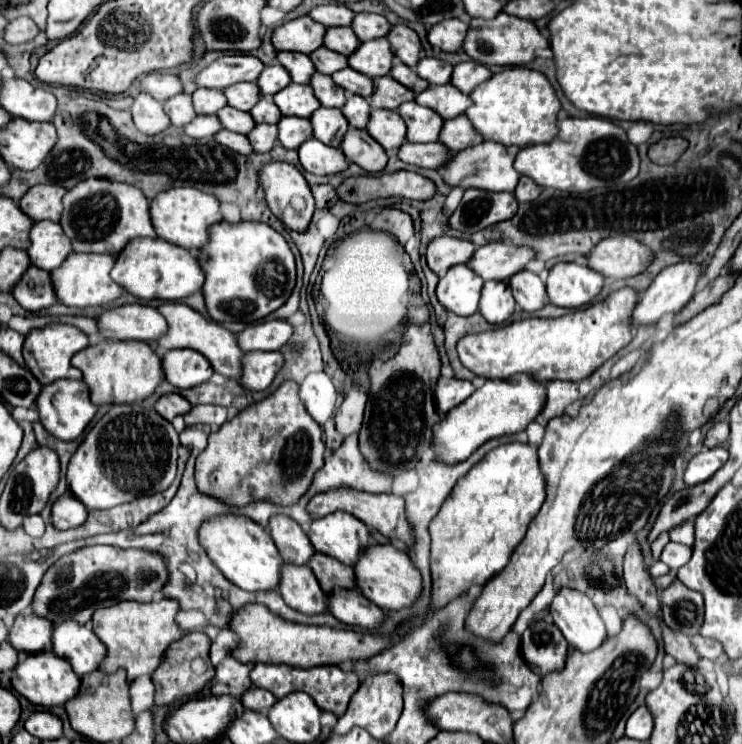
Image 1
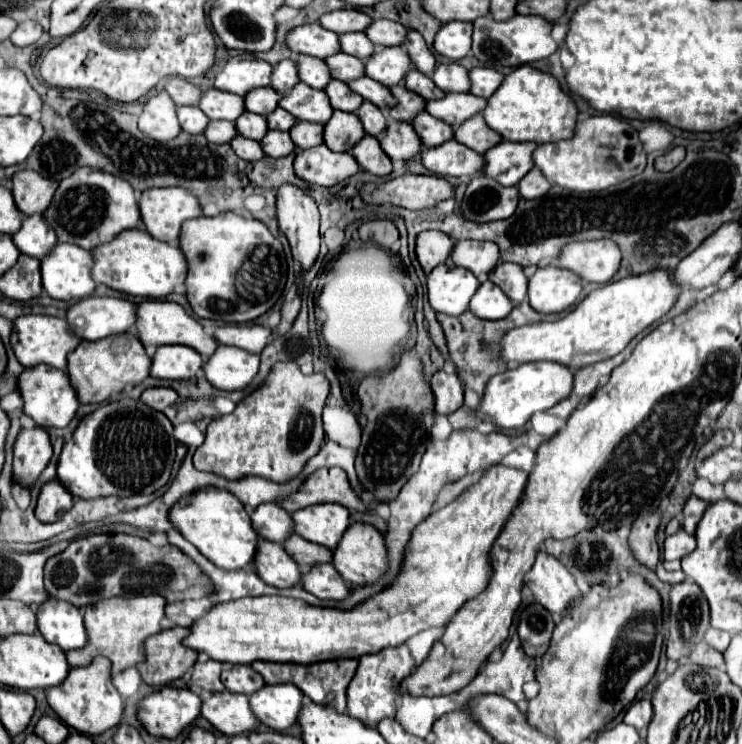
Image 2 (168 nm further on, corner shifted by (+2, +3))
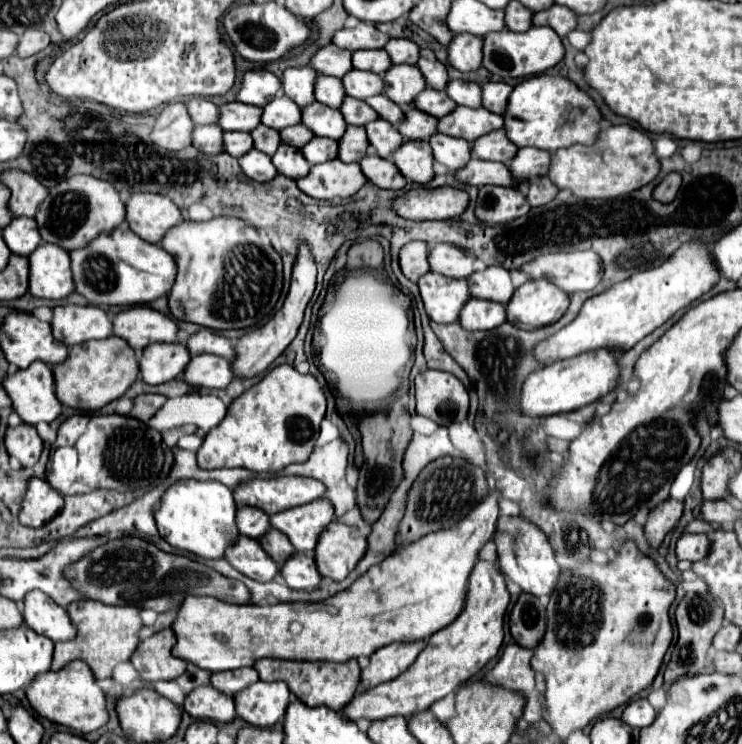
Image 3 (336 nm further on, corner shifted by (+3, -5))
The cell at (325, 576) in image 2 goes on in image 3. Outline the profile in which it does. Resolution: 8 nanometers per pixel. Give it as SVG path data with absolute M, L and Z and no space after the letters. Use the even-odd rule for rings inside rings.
M296 551L286 565L282 565L280 577L292 589L316 589L320 585L320 573L314 563L314 553Z

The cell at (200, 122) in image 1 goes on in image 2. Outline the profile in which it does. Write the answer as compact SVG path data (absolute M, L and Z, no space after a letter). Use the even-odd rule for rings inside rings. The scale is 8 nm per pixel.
M209 121L209 125L203 131L205 139L211 143L229 143L229 139L233 139L235 133L237 133L235 123L227 121Z

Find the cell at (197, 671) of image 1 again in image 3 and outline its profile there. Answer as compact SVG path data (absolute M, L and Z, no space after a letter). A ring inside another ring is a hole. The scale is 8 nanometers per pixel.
M162 629L136 647L132 663L144 681L172 681L186 671L186 663L170 653L174 643L174 631Z

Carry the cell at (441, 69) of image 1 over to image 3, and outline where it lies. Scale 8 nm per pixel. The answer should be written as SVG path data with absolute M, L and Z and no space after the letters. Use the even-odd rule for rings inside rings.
M452 79L446 87L446 93L458 105L464 105L464 107L480 107L482 105L482 95L480 95L480 85L478 83Z

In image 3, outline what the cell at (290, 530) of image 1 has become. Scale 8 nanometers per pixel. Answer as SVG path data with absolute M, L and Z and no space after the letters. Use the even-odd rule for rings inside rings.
M242 507L236 513L238 531L246 537L260 539L270 529L270 519L264 511L258 511L258 507Z

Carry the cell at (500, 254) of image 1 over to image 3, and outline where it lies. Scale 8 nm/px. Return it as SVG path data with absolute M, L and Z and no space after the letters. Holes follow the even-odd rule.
M434 245L428 251L428 263L430 271L452 277L452 279L466 279L474 273L474 255L470 251L464 251L456 245Z

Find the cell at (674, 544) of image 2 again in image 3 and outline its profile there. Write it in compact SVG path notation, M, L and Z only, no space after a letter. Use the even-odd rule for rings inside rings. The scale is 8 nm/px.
M684 533L676 545L678 559L698 561L710 551L710 537L704 533Z

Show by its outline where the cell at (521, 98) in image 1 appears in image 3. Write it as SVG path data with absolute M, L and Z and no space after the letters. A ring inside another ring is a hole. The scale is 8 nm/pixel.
M534 75L514 87L504 113L504 121L508 139L516 147L556 151L562 147L570 147L572 143L580 145L596 143L602 113L596 107L594 99L582 89L578 89L576 83L572 83L570 79L560 75ZM562 125L568 129L564 129Z

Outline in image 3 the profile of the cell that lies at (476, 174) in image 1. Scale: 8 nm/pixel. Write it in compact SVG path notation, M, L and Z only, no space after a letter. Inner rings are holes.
M524 147L518 151L518 155L510 161L510 171L518 185L528 181L530 177L546 175L550 169L550 153L534 147Z

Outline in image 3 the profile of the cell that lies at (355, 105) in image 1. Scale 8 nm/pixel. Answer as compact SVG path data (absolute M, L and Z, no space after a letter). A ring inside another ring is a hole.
M376 119L372 123L366 125L366 131L368 131L368 141L370 145L374 147L374 151L384 157L384 159L390 159L392 153L406 141L402 139L402 135L398 133L398 129L390 123L386 123L384 119Z

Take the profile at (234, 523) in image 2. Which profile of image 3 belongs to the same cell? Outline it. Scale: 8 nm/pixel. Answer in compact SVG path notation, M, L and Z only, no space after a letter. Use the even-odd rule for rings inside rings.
M182 481L172 483L160 499L160 507L154 511L156 527L172 547L190 551L206 559L222 559L224 549L238 537L236 527L236 503L232 491L218 481Z

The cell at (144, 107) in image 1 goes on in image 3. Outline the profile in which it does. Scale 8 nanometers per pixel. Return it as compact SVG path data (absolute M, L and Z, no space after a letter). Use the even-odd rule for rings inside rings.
M170 103L156 117L154 129L150 133L158 147L168 151L180 151L190 145L190 135L194 131L194 121L190 119L184 103Z

